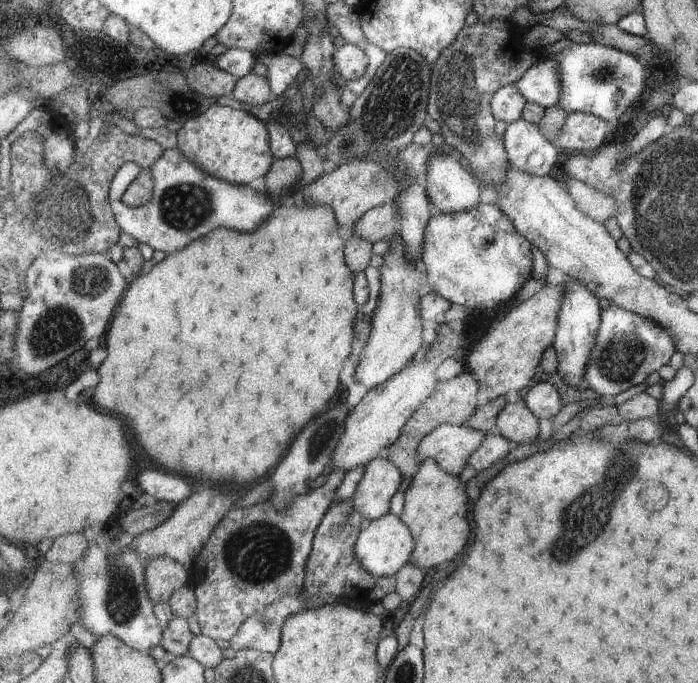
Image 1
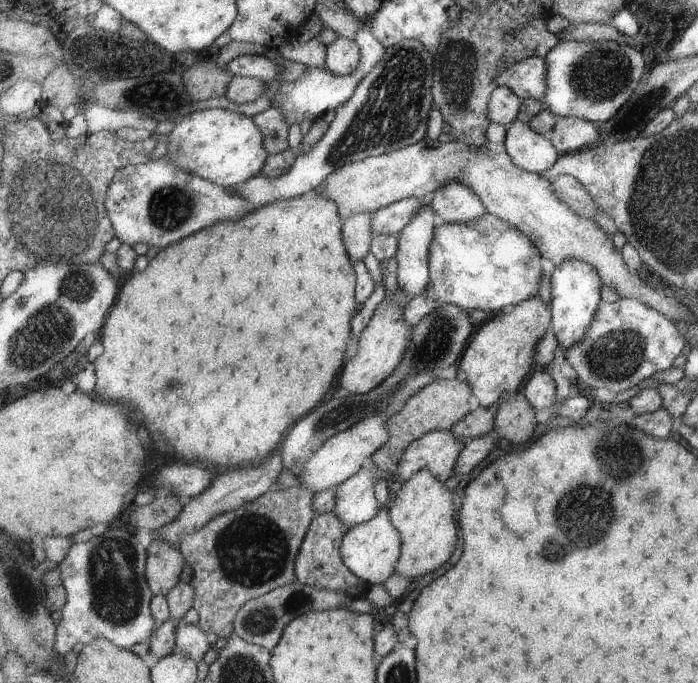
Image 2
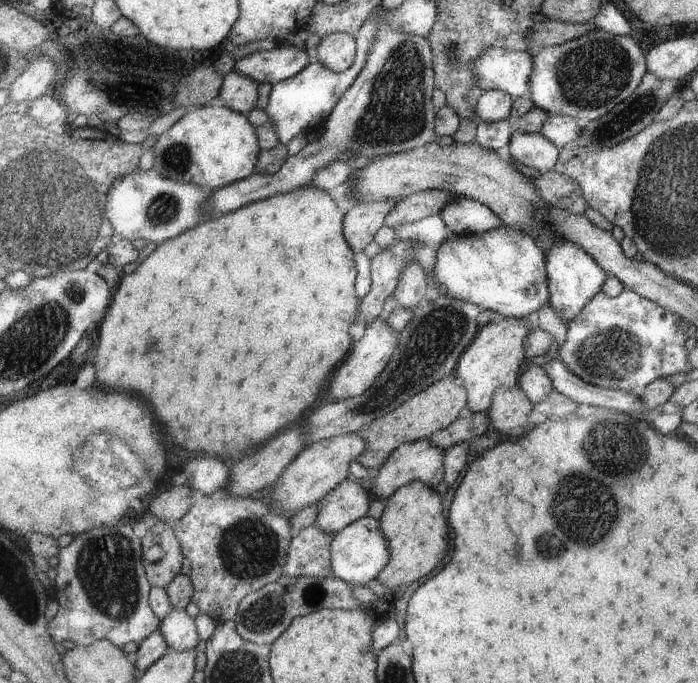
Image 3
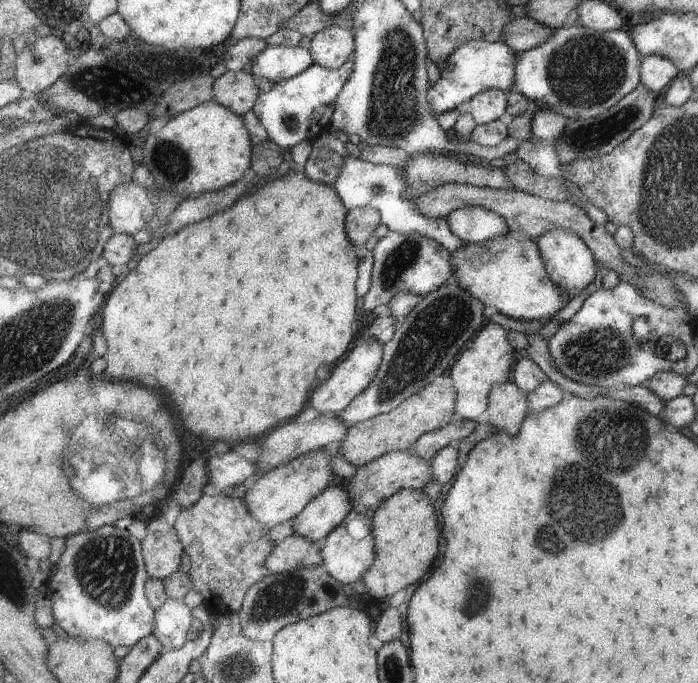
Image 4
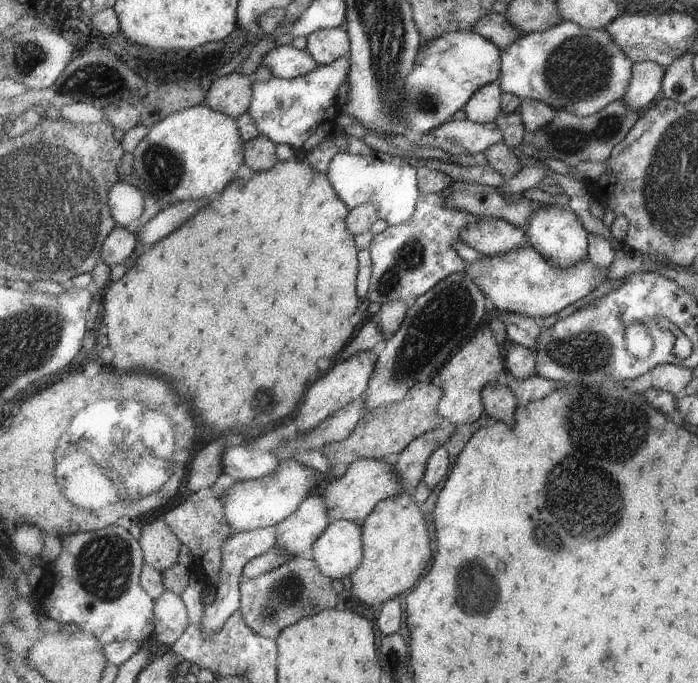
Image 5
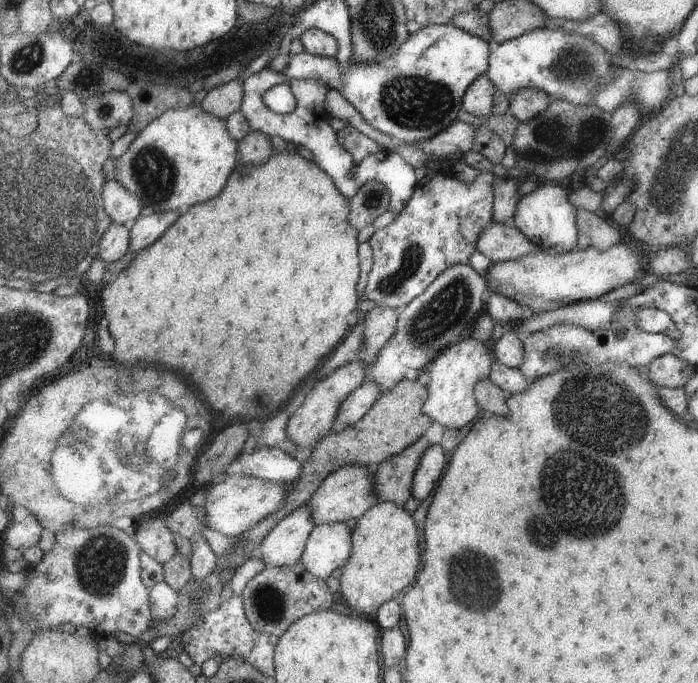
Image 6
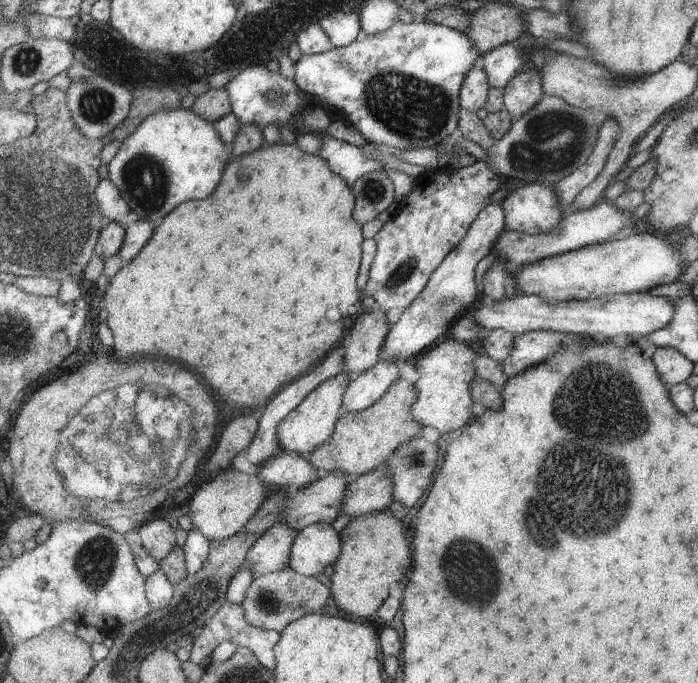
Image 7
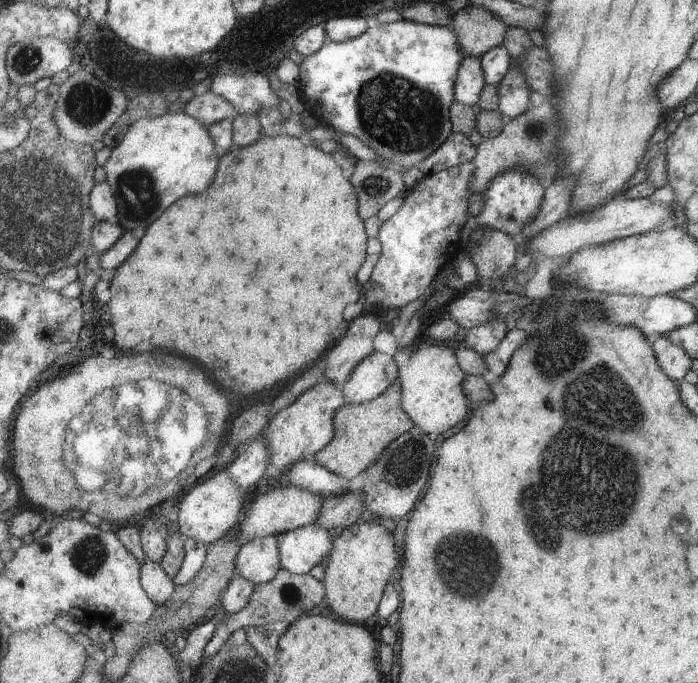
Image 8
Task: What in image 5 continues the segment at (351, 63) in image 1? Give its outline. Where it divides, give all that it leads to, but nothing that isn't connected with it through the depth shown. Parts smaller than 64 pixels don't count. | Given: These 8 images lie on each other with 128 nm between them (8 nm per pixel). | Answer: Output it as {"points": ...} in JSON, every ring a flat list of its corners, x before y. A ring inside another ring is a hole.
{"points":[[343,28,317,30,306,37,306,50,314,56,321,66,329,65,339,58,349,56,351,49,350,37]]}

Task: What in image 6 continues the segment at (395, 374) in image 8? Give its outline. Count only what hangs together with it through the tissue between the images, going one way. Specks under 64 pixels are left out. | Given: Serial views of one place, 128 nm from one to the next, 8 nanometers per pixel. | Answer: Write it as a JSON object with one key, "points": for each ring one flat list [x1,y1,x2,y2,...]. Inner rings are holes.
{"points":[[367,378,364,384,353,390,346,402,343,402,338,413,336,429,345,429,360,422,382,394,382,387,377,385,373,379]]}

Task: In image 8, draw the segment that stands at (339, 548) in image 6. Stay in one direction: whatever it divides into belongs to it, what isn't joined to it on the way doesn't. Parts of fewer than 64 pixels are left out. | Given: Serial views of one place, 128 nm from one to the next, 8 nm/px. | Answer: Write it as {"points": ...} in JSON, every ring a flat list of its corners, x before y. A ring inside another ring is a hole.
{"points":[[316,523,284,533,279,538,282,569,295,575,309,575,334,548,331,534]]}

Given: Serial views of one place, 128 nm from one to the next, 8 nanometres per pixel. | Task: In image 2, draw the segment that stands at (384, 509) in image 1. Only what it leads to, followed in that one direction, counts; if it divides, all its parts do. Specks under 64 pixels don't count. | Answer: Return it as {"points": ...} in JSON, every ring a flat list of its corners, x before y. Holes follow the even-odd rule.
{"points":[[368,464,355,477,336,488,335,517,349,529,370,522,379,515,375,498,375,476,381,471,375,464]]}

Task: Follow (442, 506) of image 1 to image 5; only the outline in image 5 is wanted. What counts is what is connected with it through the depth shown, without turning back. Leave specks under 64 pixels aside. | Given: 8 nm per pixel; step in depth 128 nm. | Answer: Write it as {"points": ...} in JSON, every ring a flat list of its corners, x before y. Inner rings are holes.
{"points":[[409,492,381,501,362,526,365,560,350,576,351,592,361,603,380,607,416,586,423,574,430,571,433,552,429,548,429,530,419,504]]}

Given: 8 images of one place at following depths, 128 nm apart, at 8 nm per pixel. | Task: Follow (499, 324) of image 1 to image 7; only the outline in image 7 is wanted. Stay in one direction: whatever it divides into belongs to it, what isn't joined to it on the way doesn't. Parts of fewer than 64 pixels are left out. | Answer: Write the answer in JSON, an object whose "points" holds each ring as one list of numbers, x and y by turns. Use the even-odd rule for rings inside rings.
{"points":[[447,338,413,361,419,376,415,383,419,400,413,405,413,414,419,422,445,433,463,428,473,418,471,382,477,378,477,368,473,364,477,358,477,352,469,343]]}

